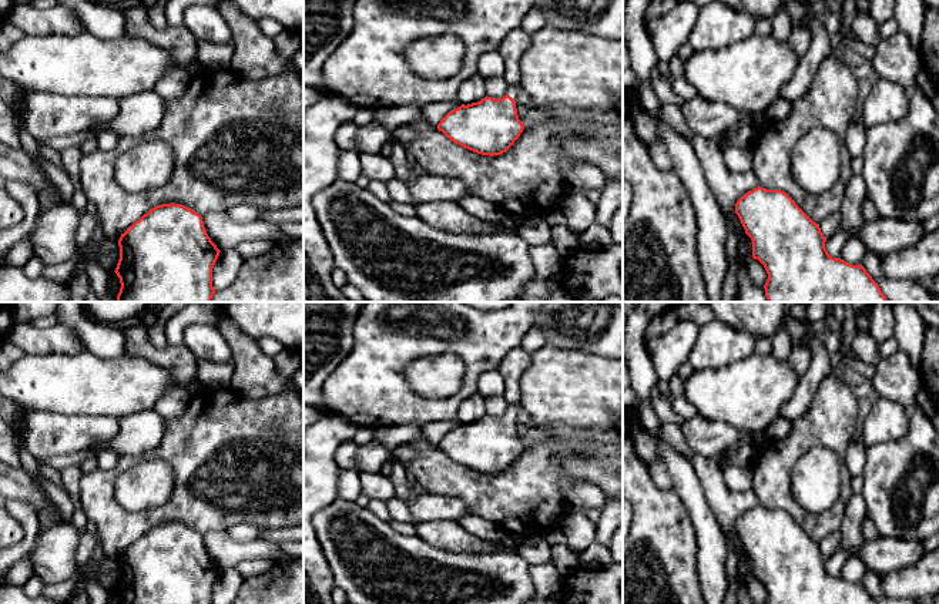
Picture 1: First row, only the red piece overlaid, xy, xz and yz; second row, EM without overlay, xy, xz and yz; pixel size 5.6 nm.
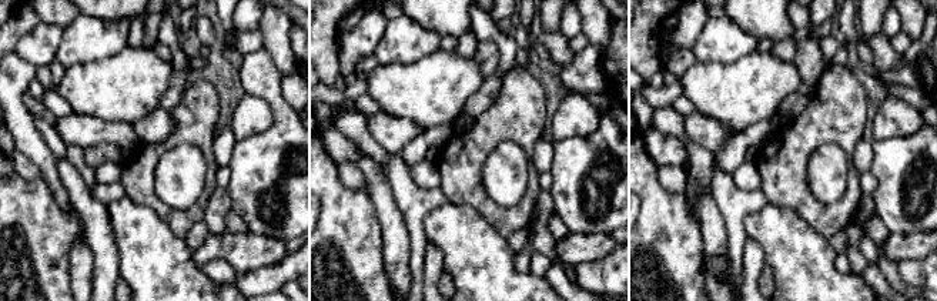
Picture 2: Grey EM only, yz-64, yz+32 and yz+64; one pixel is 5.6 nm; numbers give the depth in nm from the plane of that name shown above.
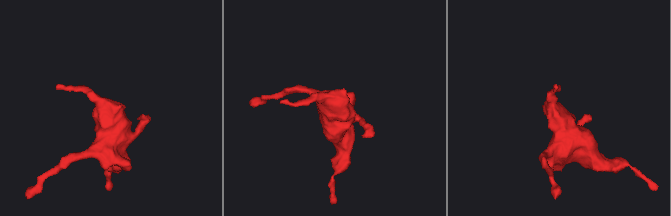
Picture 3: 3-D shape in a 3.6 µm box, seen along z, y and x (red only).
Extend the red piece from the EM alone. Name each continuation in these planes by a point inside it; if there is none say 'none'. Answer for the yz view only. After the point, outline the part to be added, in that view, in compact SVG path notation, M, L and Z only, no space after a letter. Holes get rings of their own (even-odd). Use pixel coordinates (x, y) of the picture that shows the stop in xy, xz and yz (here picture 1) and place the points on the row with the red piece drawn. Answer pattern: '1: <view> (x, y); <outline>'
none

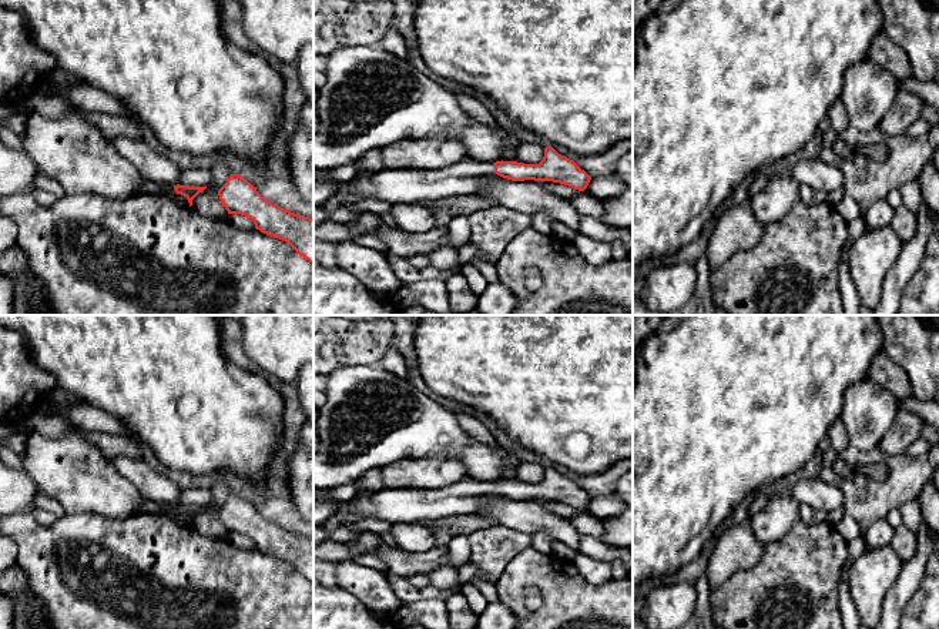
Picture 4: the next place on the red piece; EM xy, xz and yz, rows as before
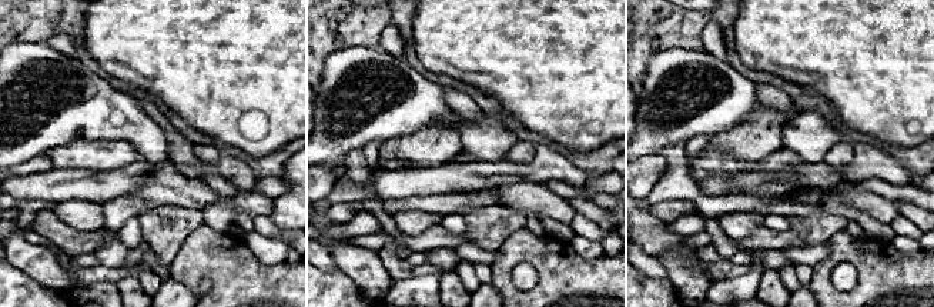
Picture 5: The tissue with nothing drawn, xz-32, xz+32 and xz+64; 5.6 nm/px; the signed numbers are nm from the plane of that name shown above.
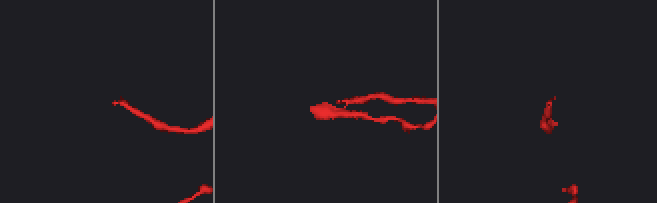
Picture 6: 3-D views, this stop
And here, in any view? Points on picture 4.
1: xz (466, 177); M463 160L437 171L380 170L366 178L336 183L336 195L362 195L396 203L417 203L470 195L482 188L494 173L493 163Z

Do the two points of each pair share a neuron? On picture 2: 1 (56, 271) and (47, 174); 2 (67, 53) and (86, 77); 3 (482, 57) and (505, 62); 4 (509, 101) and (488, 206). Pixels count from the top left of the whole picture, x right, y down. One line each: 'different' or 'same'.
1: different
2: different
3: different
4: same

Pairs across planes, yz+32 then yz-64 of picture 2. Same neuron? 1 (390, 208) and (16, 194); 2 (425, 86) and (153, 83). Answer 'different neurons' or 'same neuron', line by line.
1: different neurons
2: same neuron

